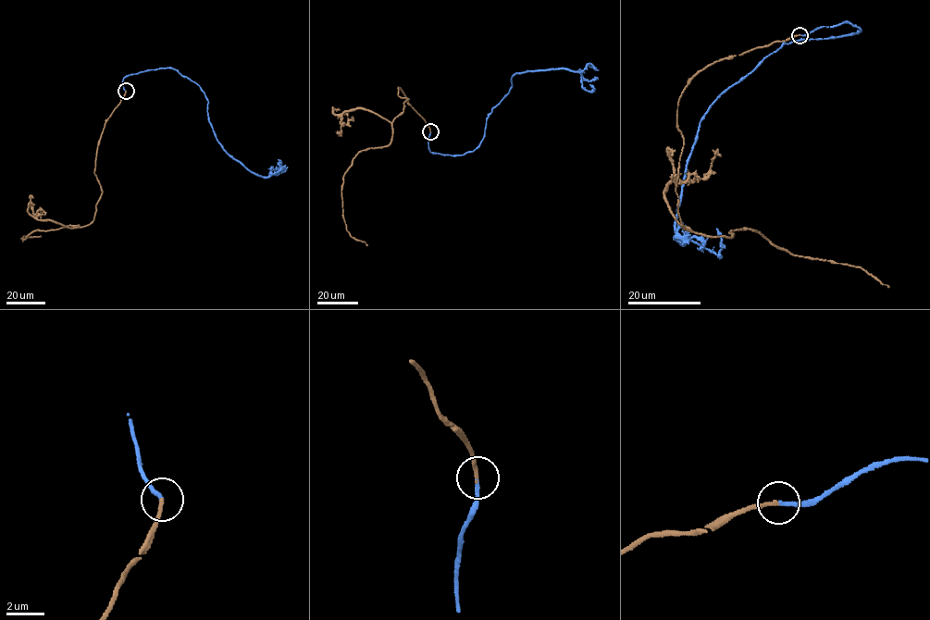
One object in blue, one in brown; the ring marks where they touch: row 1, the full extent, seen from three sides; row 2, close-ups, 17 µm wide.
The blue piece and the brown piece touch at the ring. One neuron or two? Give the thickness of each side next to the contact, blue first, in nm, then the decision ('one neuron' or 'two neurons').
200 nm thick on the blue side, 200 nm on the other; one neuron

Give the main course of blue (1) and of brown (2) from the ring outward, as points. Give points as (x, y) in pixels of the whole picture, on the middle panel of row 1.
1: (430, 131), (431, 152), (464, 154), (479, 145), (516, 73), (570, 69), (591, 92), (589, 84)
2: (430, 131), (398, 88), (408, 100), (392, 122), (392, 140), (360, 151), (343, 178), (346, 230), (366, 245)

